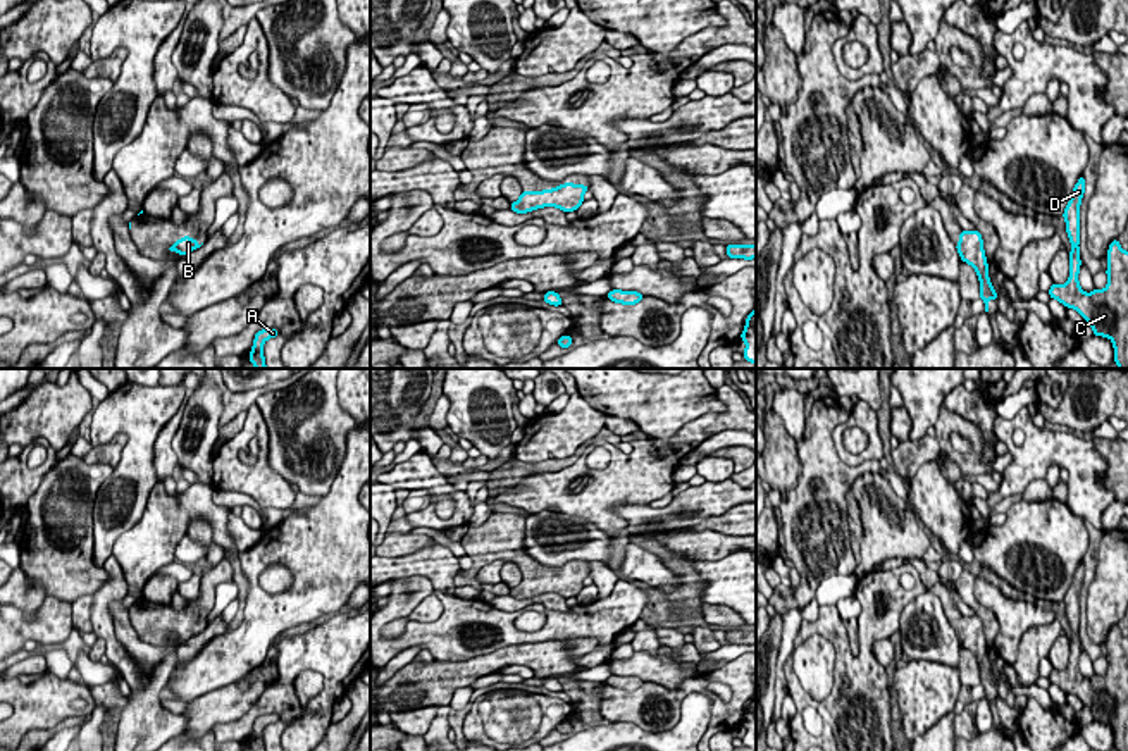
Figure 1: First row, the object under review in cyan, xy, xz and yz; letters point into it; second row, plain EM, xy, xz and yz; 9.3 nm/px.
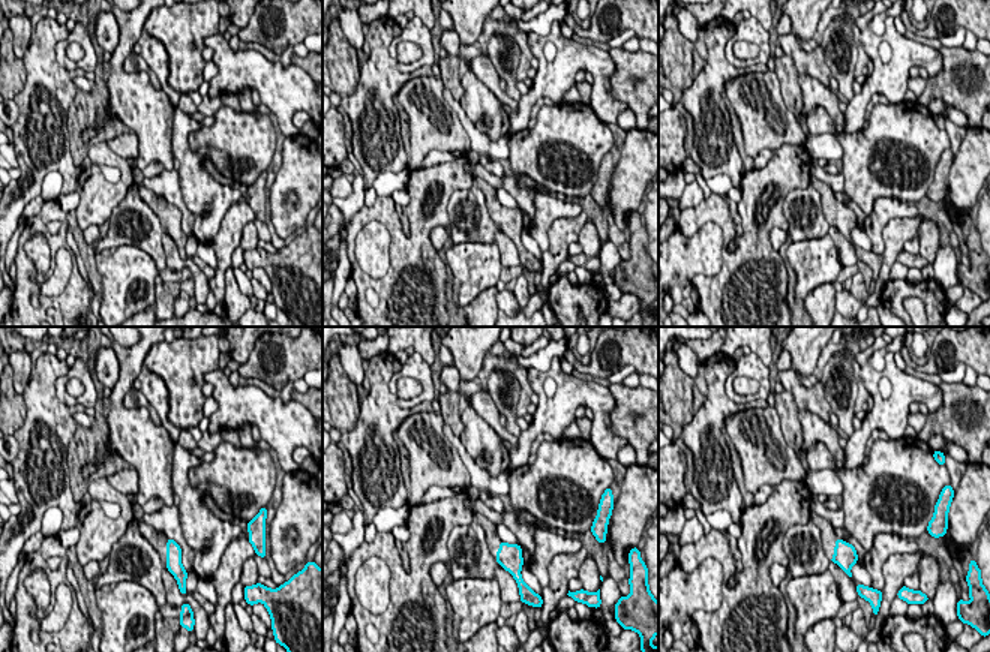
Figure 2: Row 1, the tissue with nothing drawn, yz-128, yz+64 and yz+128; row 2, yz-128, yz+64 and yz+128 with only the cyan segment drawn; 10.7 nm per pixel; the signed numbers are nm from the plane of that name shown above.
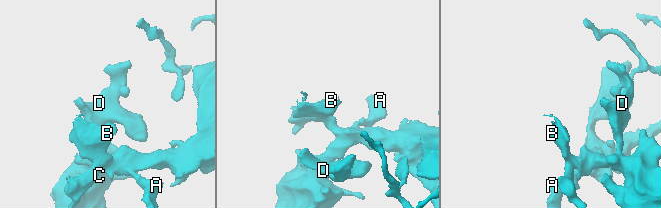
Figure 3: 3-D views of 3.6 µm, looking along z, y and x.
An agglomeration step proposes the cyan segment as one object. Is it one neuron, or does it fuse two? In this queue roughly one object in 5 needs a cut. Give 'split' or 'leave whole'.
leave whole

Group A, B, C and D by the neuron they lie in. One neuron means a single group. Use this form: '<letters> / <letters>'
A B C D

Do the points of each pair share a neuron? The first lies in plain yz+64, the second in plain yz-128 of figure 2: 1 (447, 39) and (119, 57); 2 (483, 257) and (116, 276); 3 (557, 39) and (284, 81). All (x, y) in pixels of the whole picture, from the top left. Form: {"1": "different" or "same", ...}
{"1": "different", "2": "same", "3": "same"}

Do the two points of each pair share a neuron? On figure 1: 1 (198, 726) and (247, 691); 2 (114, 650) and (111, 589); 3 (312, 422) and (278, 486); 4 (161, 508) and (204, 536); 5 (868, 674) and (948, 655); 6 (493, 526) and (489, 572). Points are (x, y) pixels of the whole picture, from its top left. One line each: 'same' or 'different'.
1: same
2: same
3: different
4: different
5: different
6: different

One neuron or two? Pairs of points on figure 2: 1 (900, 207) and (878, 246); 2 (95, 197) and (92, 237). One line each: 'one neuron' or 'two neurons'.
1: one neuron
2: two neurons

